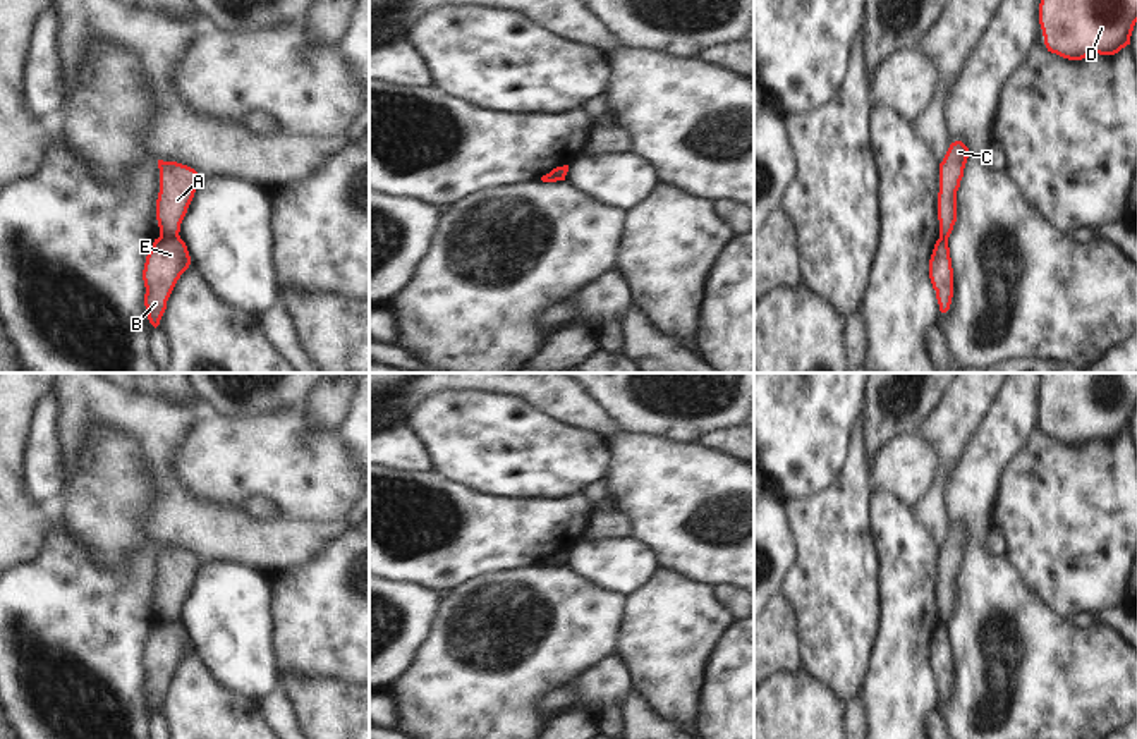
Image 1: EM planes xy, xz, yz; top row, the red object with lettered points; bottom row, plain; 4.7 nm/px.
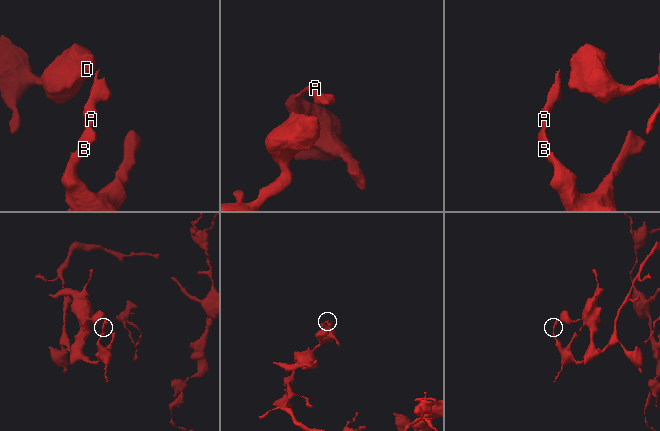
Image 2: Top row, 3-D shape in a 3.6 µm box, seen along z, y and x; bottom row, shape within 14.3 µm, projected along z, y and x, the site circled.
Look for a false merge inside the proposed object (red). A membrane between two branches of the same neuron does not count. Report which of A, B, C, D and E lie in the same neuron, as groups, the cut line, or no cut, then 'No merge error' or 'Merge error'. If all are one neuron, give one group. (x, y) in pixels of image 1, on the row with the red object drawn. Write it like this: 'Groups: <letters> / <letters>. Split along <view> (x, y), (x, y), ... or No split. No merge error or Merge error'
Groups: A C / B D E. Split along xy (177, 234), (160, 238). Merge error.

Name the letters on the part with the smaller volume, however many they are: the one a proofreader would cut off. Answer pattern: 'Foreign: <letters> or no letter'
Foreign: A, C

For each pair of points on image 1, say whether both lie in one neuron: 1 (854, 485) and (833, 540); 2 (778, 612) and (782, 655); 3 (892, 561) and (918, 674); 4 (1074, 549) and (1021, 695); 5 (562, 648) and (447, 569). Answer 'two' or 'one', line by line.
1: one
2: one
3: one
4: two
5: two

